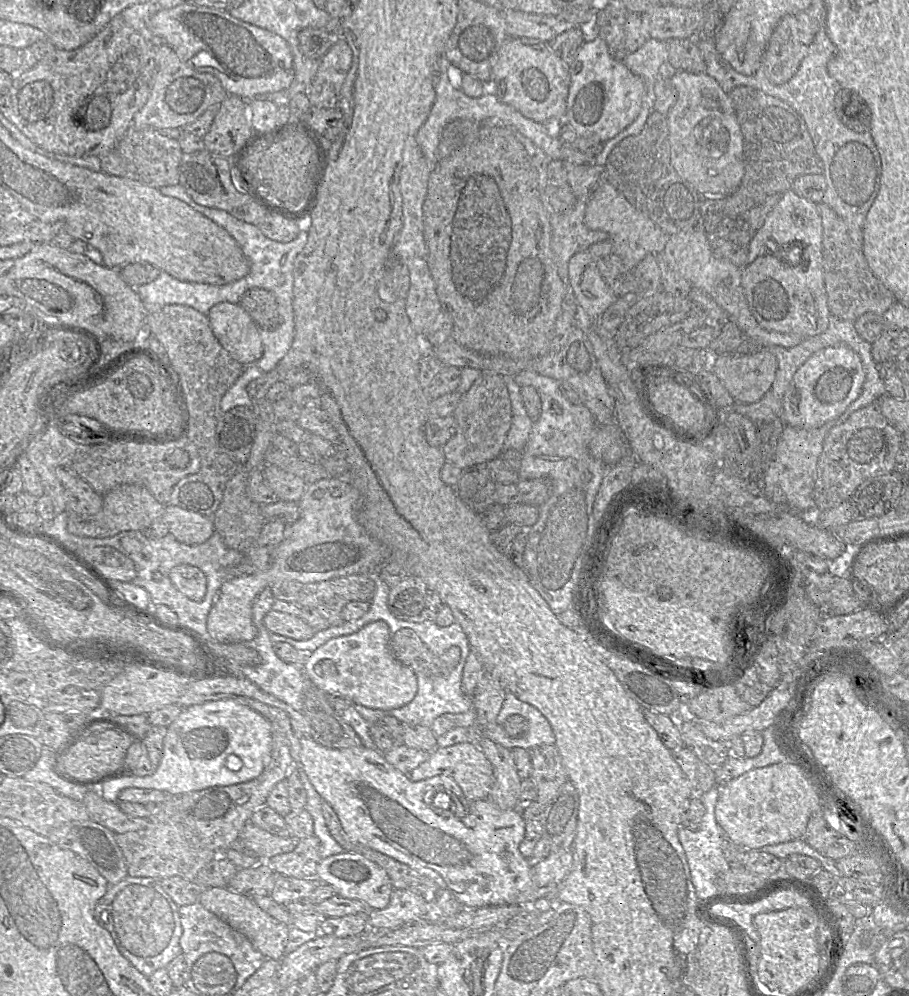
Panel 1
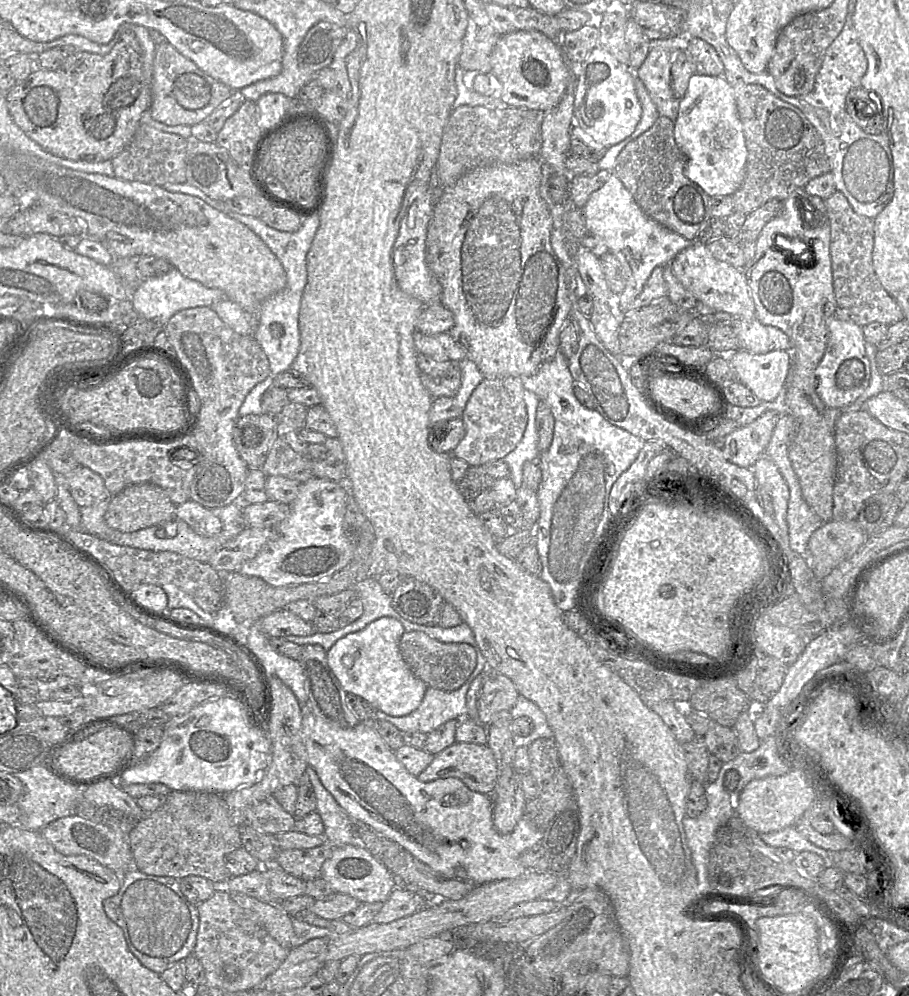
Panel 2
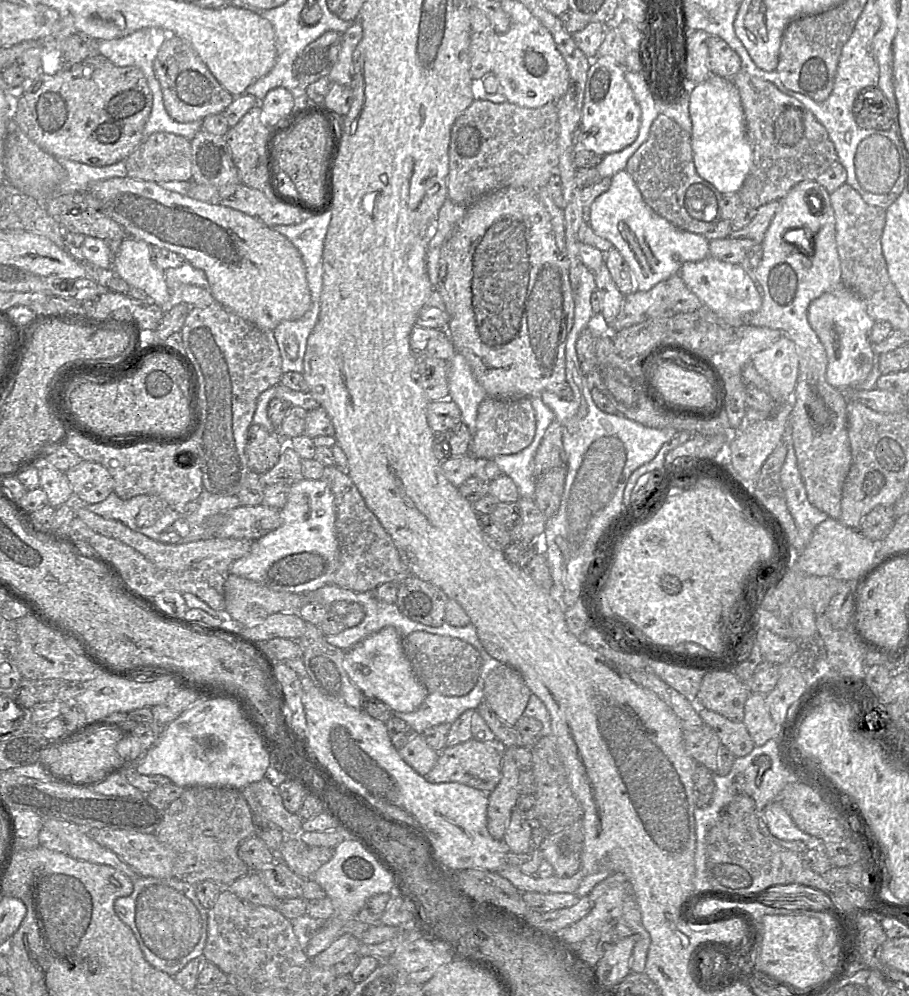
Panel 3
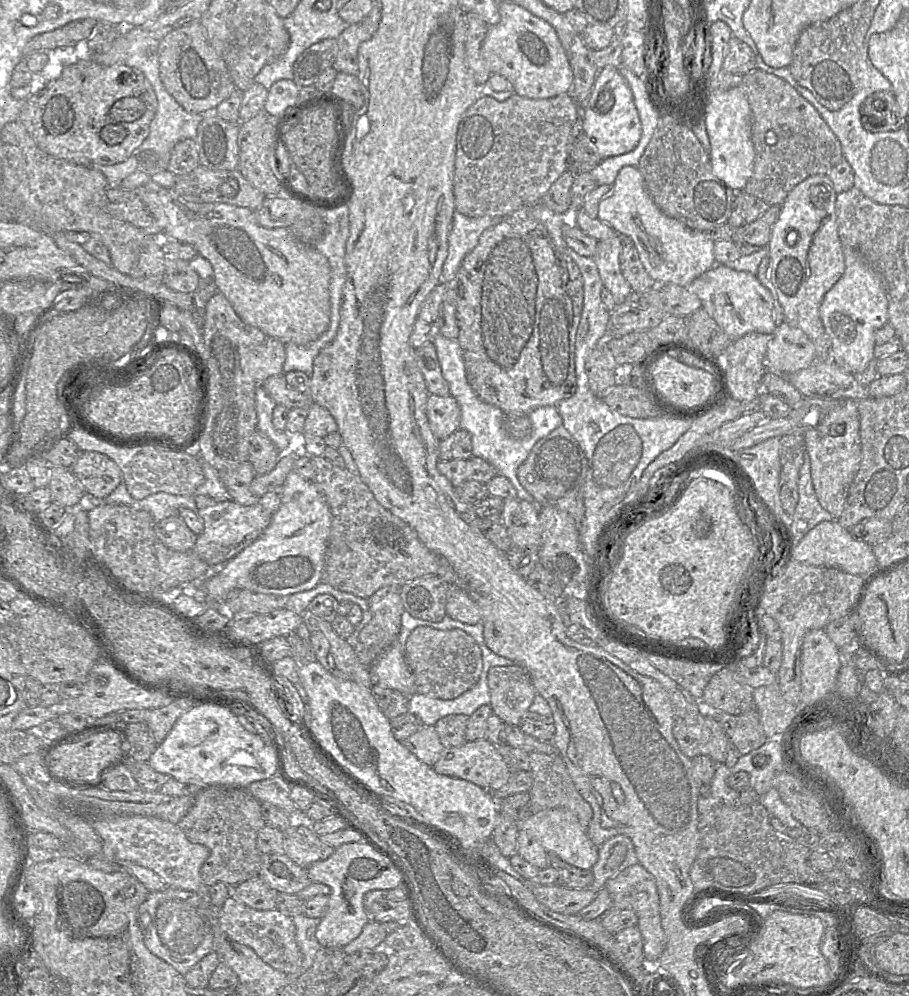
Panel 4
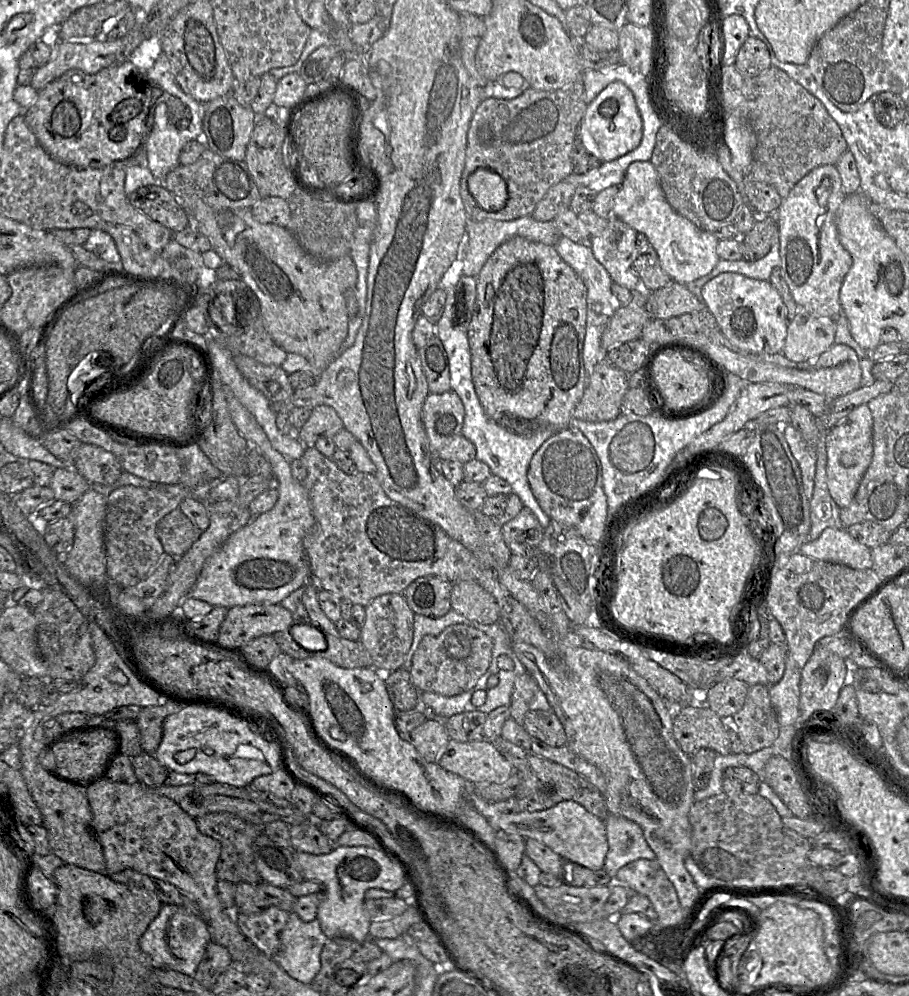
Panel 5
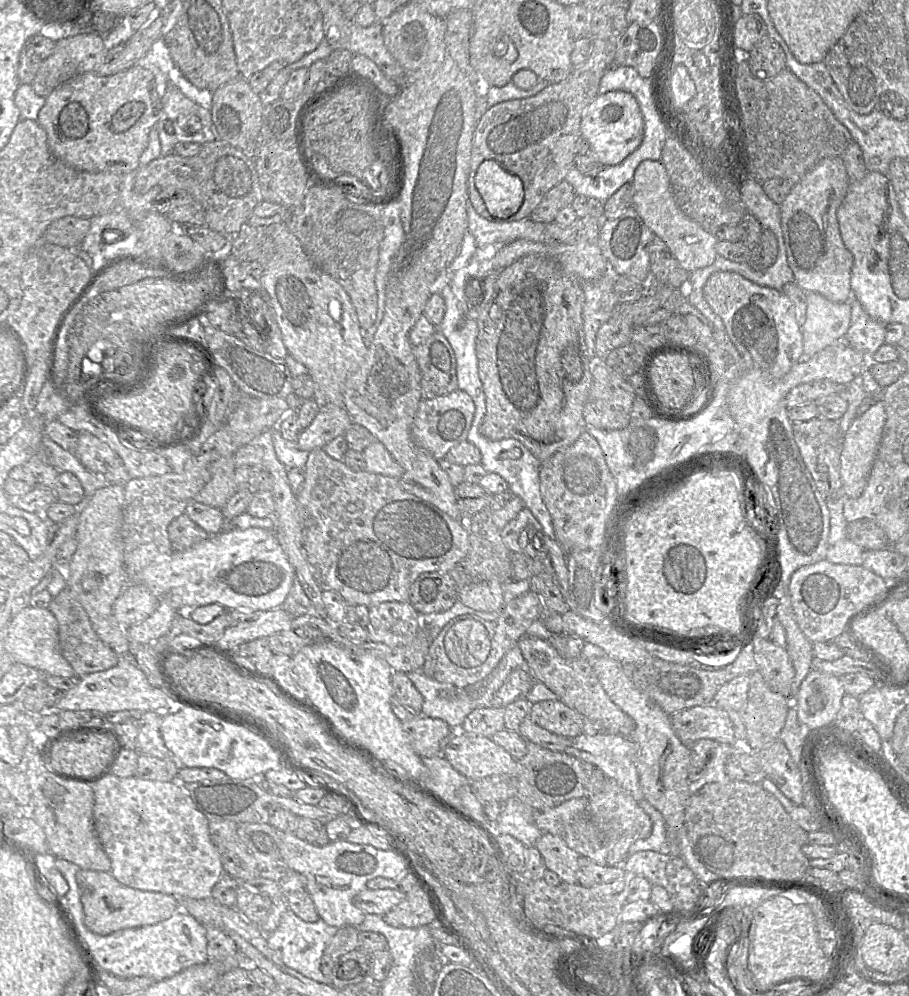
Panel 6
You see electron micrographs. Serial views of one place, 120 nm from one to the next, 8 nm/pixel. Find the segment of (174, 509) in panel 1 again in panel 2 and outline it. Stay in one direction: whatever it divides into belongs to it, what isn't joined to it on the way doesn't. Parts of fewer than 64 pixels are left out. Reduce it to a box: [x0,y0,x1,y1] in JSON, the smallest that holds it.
[175,499,222,537]

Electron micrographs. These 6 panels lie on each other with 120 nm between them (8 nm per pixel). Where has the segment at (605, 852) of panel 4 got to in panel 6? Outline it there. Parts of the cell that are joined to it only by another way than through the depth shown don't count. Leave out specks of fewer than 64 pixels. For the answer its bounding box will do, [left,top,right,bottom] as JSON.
[628,800,669,855]

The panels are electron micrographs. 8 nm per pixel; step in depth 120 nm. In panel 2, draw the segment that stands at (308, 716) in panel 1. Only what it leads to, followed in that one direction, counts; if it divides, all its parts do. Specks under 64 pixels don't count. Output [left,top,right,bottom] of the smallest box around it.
[300,645,360,728]

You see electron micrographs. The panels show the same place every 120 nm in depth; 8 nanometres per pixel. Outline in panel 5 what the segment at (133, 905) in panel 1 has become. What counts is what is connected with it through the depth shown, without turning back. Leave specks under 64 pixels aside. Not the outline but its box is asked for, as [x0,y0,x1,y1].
[139,904,210,976]

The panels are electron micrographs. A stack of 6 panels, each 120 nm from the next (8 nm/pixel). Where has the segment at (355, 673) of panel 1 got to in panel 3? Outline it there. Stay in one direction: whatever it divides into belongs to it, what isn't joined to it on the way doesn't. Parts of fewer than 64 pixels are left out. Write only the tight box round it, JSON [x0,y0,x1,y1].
[343,626,429,713]

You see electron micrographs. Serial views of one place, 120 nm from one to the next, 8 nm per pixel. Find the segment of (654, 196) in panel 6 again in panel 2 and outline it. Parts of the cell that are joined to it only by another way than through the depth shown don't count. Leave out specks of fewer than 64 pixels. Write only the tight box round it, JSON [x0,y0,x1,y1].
[582,173,693,313]

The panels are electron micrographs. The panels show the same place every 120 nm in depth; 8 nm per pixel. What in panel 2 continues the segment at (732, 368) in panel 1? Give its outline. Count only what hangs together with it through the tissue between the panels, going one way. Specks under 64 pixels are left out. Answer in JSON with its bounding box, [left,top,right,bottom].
[721,349,792,402]

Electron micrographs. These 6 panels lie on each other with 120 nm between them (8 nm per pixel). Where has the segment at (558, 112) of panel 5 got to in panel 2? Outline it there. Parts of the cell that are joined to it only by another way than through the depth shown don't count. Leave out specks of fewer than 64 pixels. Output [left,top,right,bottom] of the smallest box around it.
[430,105,544,186]

